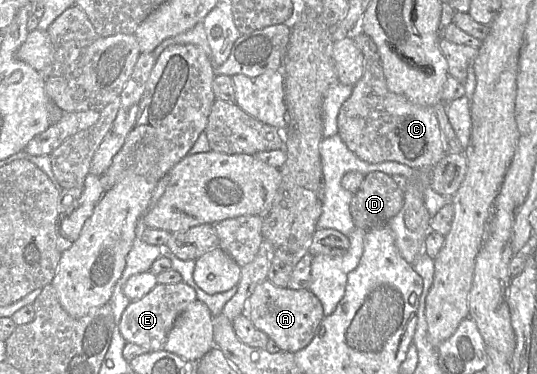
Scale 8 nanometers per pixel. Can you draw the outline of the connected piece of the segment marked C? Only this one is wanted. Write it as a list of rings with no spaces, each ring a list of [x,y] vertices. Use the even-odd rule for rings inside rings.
[[[365,33],[351,34],[364,56],[364,73],[353,86],[350,97],[342,104],[338,114],[338,134],[348,149],[368,163],[398,162],[414,170],[431,170],[446,154],[443,148],[440,127],[431,107],[411,102],[405,96],[391,92],[386,84],[378,48]]]

